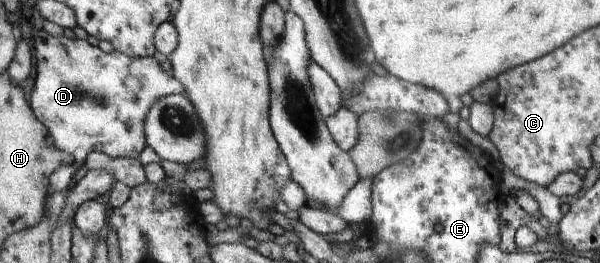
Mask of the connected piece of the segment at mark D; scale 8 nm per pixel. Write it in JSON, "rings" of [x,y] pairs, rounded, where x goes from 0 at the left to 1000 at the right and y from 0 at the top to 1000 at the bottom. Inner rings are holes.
{"rings":[[[67,118],[60,125],[60,198],[63,224],[63,285],[58,319],[58,346],[53,361],[52,395],[55,399],[57,426],[62,430],[63,452],[70,460],[83,490],[83,502],[88,506],[90,532],[95,536],[95,551],[105,570],[110,574],[115,589],[123,589],[127,605],[125,627],[118,627],[117,635],[105,635],[93,662],[87,665],[87,719],[93,730],[118,722],[123,696],[123,665],[133,650],[135,635],[143,631],[150,589],[157,586],[157,574],[175,578],[177,589],[187,601],[232,601],[237,589],[237,574],[248,555],[248,532],[245,529],[243,510],[243,460],[248,449],[250,422],[257,411],[257,399],[268,376],[277,365],[283,365],[288,357],[308,357],[308,335],[305,319],[292,293],[292,285],[283,274],[277,278],[273,262],[270,262],[270,247],[267,232],[255,213],[245,217],[223,217],[212,209],[210,202],[202,202],[200,194],[190,194],[187,205],[173,202],[170,194],[170,179],[163,179],[150,163],[148,152],[137,148],[117,148],[117,141],[90,141],[90,133],[83,133],[83,125],[77,125],[77,118]],[[225,285],[227,293],[227,338],[220,346],[220,331],[213,331],[213,308],[217,308],[217,293]]]}

